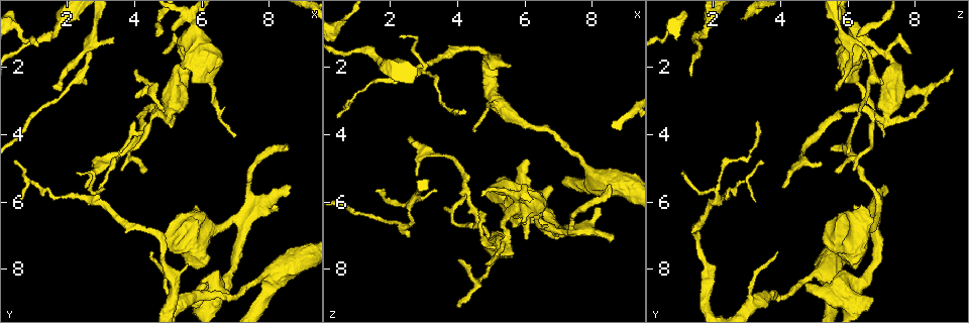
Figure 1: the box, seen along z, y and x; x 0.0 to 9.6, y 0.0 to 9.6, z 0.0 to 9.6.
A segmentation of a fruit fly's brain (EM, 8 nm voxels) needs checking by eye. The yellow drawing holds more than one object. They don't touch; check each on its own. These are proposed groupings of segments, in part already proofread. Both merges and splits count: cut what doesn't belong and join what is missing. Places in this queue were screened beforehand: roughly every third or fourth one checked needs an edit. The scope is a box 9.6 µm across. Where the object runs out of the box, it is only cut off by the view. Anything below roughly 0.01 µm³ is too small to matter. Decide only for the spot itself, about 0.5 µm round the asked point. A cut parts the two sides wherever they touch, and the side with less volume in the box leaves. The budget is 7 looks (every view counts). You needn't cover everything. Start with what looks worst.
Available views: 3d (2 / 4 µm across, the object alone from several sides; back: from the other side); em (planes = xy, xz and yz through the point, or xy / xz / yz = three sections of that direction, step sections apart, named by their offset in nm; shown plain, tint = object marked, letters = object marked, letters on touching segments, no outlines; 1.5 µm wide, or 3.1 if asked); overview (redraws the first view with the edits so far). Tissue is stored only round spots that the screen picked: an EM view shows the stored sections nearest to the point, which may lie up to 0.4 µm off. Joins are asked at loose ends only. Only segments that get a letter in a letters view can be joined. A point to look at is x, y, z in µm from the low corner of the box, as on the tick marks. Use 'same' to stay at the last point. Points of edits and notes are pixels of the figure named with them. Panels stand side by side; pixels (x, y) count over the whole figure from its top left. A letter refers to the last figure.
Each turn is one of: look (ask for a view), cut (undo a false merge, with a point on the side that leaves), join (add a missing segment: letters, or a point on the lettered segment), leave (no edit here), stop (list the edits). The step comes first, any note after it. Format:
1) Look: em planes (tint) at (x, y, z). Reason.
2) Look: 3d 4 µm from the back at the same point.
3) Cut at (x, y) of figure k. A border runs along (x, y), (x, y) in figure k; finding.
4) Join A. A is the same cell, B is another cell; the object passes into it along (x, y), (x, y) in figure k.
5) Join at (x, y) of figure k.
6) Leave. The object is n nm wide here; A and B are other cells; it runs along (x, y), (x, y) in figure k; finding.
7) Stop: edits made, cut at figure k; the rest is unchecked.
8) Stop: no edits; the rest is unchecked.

Look: em xy step 4 (letters) at (0.65, 6.00, 3.30). Thin end.

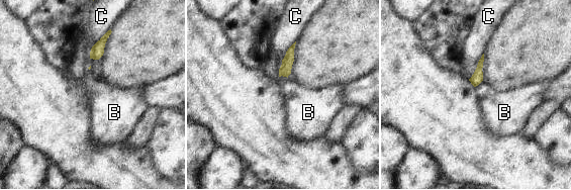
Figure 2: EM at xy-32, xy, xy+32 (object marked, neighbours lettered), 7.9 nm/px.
Leave. The longest contact is with C, 260 nm; B and C are other cells; no lettered segment goes on from it.

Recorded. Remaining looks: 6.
Look: em planes (letters) at (3.40, 1.15, 5.65). Thin end.

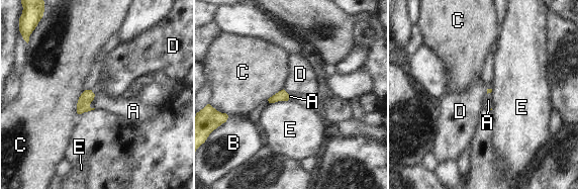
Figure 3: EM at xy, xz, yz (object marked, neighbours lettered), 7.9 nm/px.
Join A. The longest contact is with C, 200 nm; A is the same cell, B, C, D and E are other cells; the object passes into it along (83, 105), (91, 101), (119, 107) in figure 3; it goes on there.

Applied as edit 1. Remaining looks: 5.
Look: 3d 4 µm at (7.05, 3.95, 7.15).

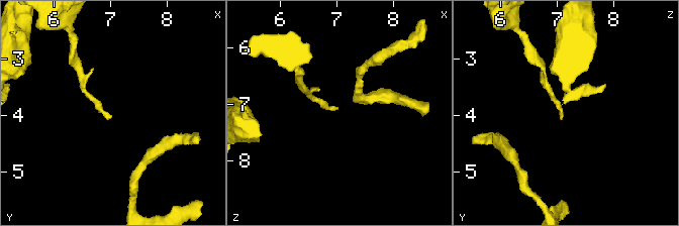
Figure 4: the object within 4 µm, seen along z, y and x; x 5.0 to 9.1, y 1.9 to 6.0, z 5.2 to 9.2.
Look: em planes (letters) at (7.05, 4.05, 7.10).

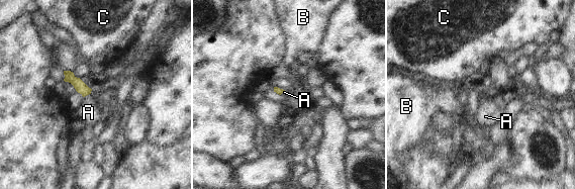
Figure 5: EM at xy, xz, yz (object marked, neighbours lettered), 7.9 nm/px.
Join A. A is the same cell, B and C are other cells; the object passes into it along (79, 85), (86, 95), (88, 112) in figure 5; it goes on there.

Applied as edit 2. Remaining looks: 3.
Stop: edits made, join at figure 3, join at figure 5; the rest is unchecked.

